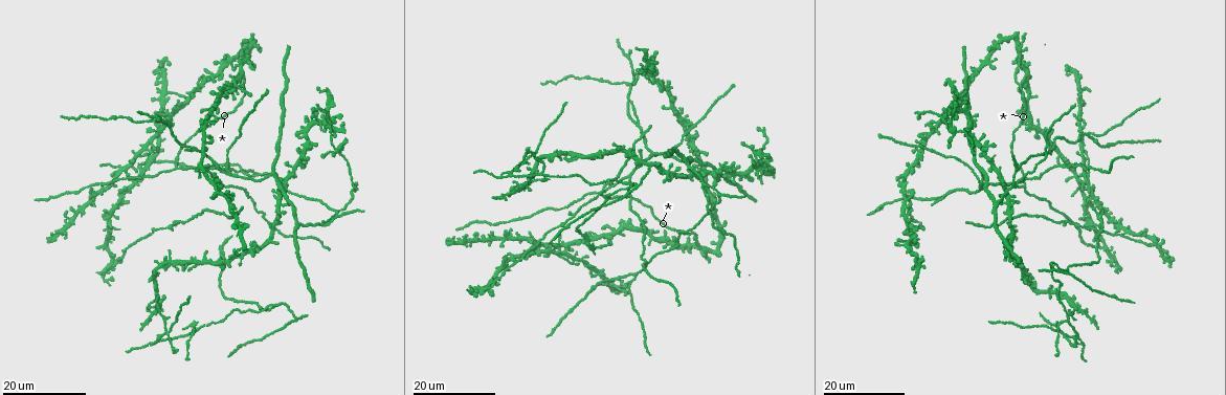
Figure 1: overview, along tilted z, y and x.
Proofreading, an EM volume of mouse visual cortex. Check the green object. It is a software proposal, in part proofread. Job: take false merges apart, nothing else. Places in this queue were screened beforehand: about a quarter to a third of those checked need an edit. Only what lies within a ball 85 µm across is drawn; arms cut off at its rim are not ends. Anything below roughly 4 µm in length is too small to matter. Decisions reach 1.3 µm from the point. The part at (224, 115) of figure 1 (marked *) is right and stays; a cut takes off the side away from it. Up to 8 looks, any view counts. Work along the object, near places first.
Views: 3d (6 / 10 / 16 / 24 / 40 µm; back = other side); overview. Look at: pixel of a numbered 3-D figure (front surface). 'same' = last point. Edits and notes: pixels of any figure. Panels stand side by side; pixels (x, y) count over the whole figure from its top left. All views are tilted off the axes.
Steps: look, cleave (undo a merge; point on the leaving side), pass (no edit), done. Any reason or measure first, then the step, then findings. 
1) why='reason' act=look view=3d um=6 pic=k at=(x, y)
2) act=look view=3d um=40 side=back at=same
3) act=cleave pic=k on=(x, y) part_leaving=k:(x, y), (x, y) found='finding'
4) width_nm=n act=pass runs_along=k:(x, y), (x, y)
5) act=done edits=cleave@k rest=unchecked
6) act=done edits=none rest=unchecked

why='three arms meet' act=look view=3d um=24 pic=1 at=(285, 304)

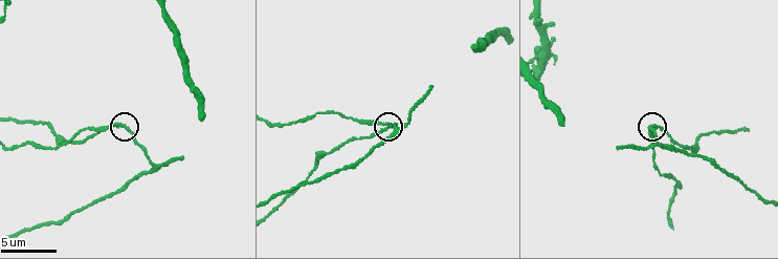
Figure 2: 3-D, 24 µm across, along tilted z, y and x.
why='closer look' act=look view=3d um=10 pic=2 at=(122, 125)

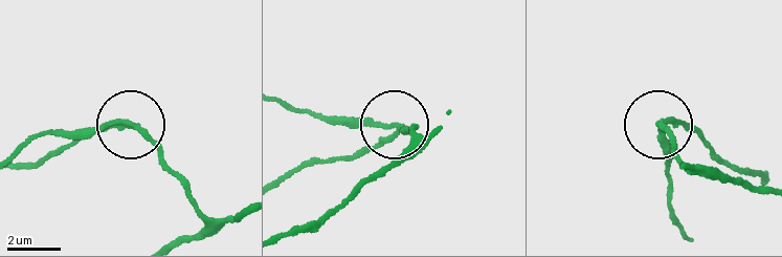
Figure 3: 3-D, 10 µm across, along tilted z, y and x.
width_nm=160 act=cleave pic=3 on=(367, 150) part_leaving=3:(397, 130), (372, 150), (285, 174) found='a second cell is stuck on'

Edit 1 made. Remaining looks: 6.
why='a fork' act=look view=3d um=16 pic=1 at=(500, 177)

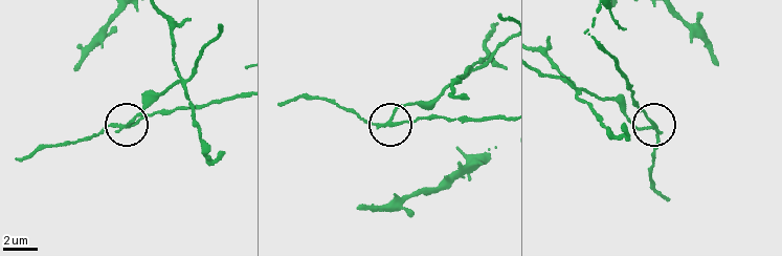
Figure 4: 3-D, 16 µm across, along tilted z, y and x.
act=look view=3d um=6 pic=4 at=(387, 122)

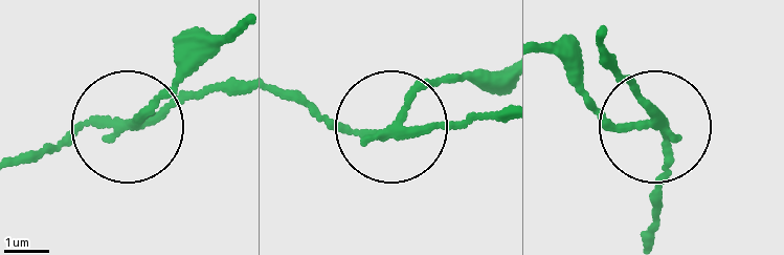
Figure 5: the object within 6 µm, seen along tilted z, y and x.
width_nm=180 act=cleave pic=5 on=(152, 110) part_leaving=5:(121, 123), (149, 114), (241, 30) found='a second cell is stuck on'

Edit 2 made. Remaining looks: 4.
why='two arms in line, one across' act=look view=3d um=16 pic=1 at=(636, 124)

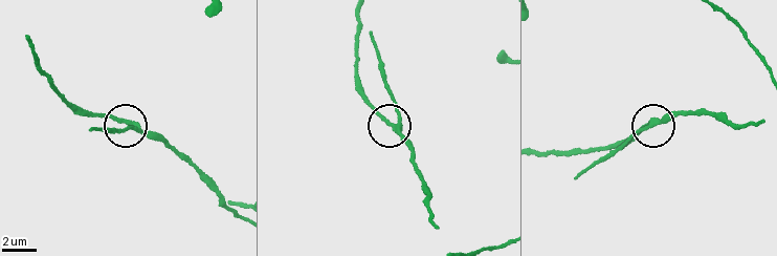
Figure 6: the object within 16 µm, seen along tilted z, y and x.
why='zoom in' act=look view=3d um=10 pic=6 at=(654, 124)

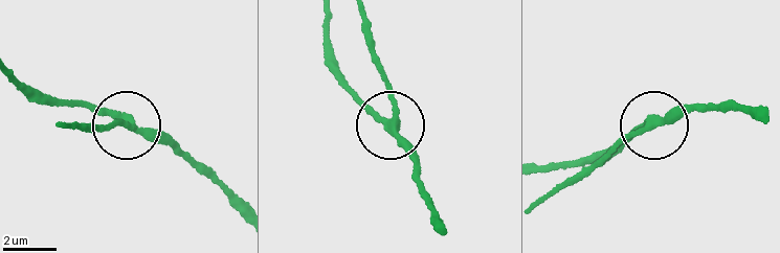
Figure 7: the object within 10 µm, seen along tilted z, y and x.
side_arm_um=6 act=pass runs_along=7:(440, 221), (419, 185), (413, 146), (393, 127), (374, 43) found='all the same cell'

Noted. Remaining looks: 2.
why='arms part here' act=look view=3d um=24 pic=1 at=(232, 173)

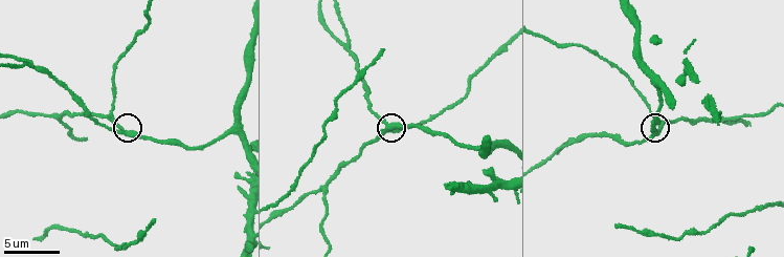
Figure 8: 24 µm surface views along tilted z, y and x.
why='zoom in' act=look view=3d um=6 pic=8 at=(129, 133)

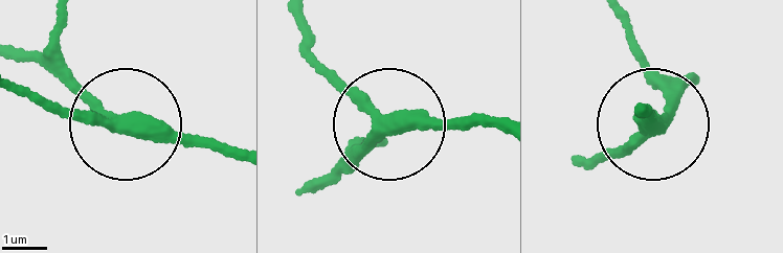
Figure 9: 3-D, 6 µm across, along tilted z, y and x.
act=pass runs_along=9:(695, 78), (609, 157) found='one cell here'

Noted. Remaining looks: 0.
act=done edits=cleave@3,cleave@5 rest=unchecked

